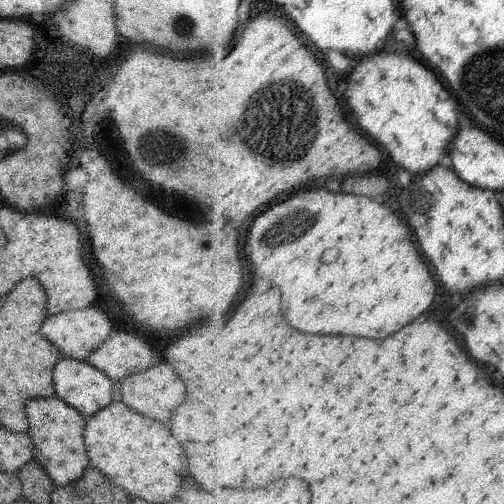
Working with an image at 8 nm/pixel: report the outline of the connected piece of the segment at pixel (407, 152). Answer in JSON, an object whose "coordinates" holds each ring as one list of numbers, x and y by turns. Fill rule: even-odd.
{"coordinates":[[384,52,366,58,350,78,348,98,364,131,388,148,400,168,416,176,438,168,460,132,456,96,414,56]]}

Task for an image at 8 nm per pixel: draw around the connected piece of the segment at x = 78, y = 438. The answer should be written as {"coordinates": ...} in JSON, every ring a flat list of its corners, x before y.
{"coordinates":[[33,398,25,404,28,419,27,433,32,437,34,459,44,467,57,487,65,487,80,480,89,465,84,442,87,419,60,398]]}

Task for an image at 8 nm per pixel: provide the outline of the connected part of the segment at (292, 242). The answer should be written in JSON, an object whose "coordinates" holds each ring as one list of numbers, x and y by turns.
{"coordinates":[[326,188,306,190,272,206,258,216,254,224,264,226,260,228,256,242,252,242,254,270,282,288,284,314,298,330,386,338,418,320,436,302,438,284,412,228,394,210,368,196,342,194]]}

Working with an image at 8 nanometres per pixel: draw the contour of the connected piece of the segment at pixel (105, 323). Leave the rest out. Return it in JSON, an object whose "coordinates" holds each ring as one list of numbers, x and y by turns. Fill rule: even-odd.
{"coordinates":[[94,304,49,315,42,323,40,332,61,350,63,356,83,361,113,333,110,318,100,308,95,308]]}

